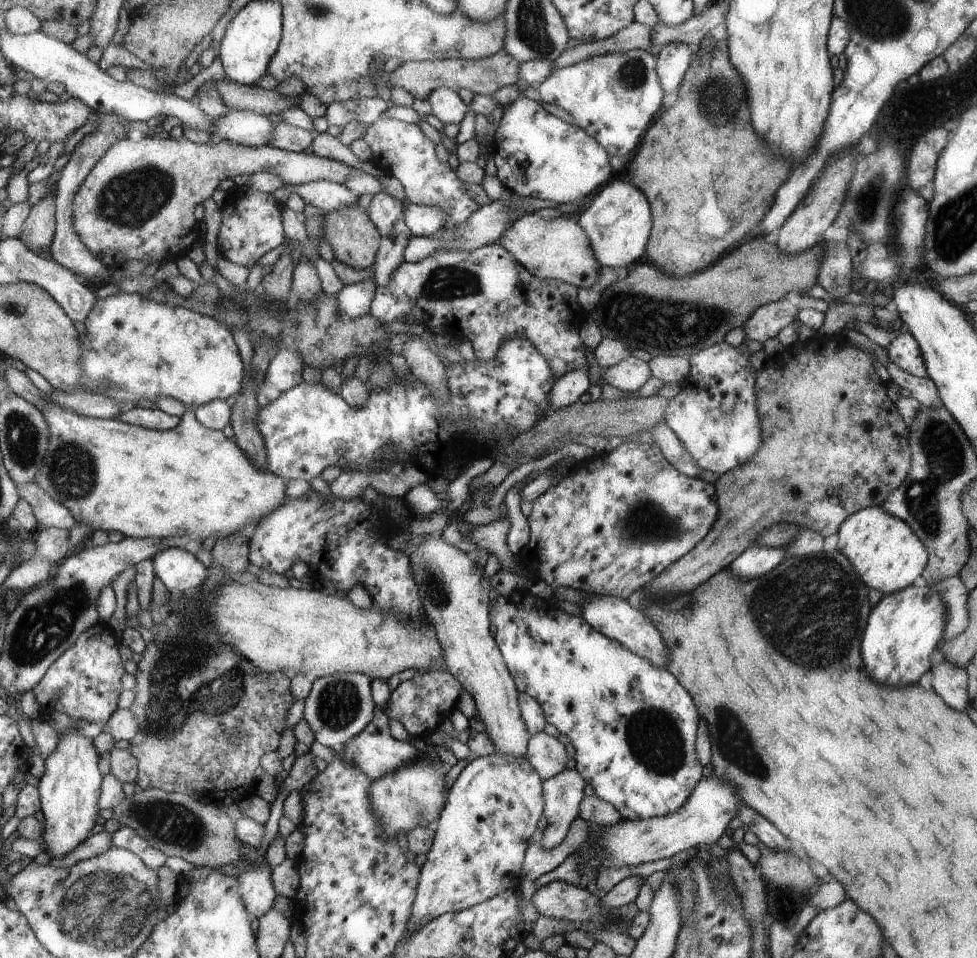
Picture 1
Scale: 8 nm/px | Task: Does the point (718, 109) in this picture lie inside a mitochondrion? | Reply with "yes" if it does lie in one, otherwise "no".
yes

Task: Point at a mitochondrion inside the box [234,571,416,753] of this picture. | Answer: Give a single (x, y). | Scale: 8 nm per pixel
(338, 704)

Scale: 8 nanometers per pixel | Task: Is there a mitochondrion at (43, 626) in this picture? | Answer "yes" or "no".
yes

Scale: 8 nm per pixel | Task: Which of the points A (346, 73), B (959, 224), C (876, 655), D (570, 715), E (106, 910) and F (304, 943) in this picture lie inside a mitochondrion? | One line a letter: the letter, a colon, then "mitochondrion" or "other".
A: other
B: mitochondrion
C: other
D: other
E: mitochondrion
F: other

